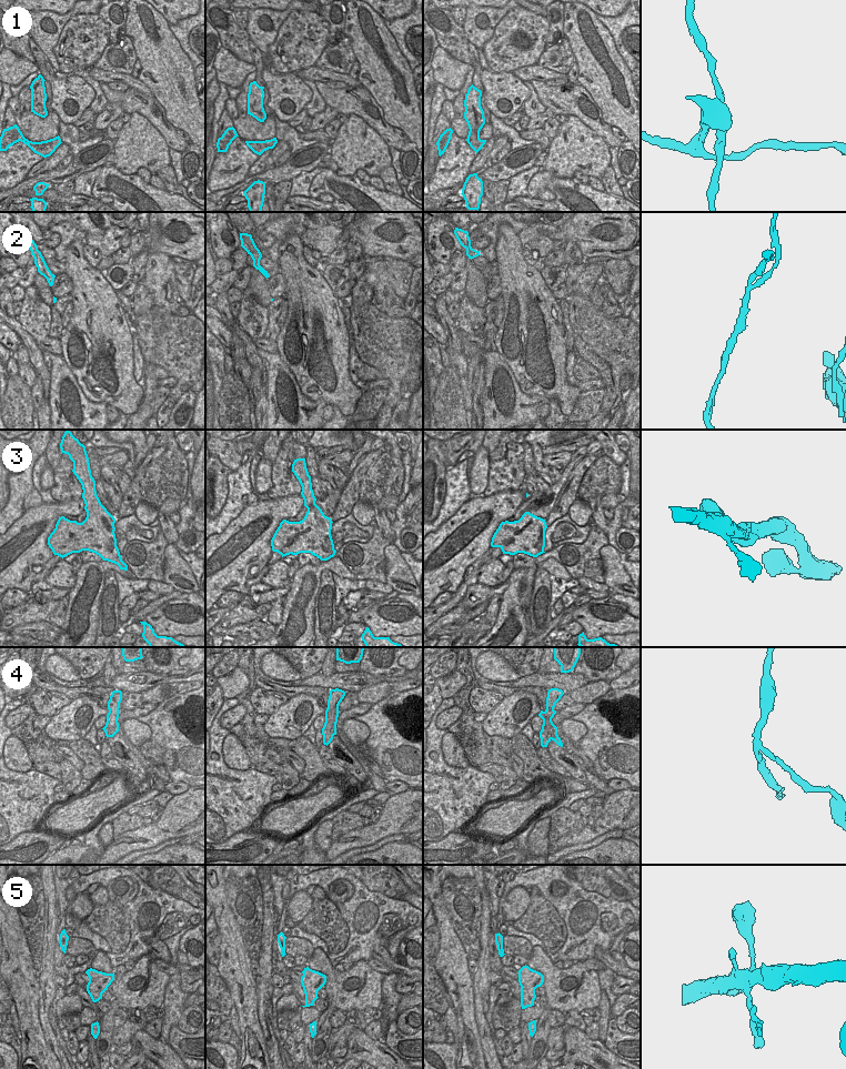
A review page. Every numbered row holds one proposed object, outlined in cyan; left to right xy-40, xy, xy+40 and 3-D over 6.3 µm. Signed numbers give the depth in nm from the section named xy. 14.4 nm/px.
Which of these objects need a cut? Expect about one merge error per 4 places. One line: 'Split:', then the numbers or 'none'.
Split: 1, 2, 4

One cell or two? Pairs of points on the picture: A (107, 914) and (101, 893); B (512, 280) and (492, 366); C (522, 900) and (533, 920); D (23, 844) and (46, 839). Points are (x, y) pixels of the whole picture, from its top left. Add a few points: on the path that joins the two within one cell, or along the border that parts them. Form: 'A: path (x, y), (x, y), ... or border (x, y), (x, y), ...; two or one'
A: border (109, 900), (104, 904), (94, 905); two
B: border (494, 350), (500, 354), (511, 372); two
C: border (531, 896), (527, 909), (513, 923); two
D: path (29, 844), (40, 839); one

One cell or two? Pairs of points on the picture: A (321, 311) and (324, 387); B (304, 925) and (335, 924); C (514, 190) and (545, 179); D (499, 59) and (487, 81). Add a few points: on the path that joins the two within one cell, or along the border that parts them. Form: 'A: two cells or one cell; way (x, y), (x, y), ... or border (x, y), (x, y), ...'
A: one cell; way (324, 330), (329, 341), (324, 369)
B: one cell; way (312, 924), (328, 924)
C: two cells; border (541, 168), (530, 180), (527, 195)
D: two cells; border (489, 69), (495, 72), (511, 72)

